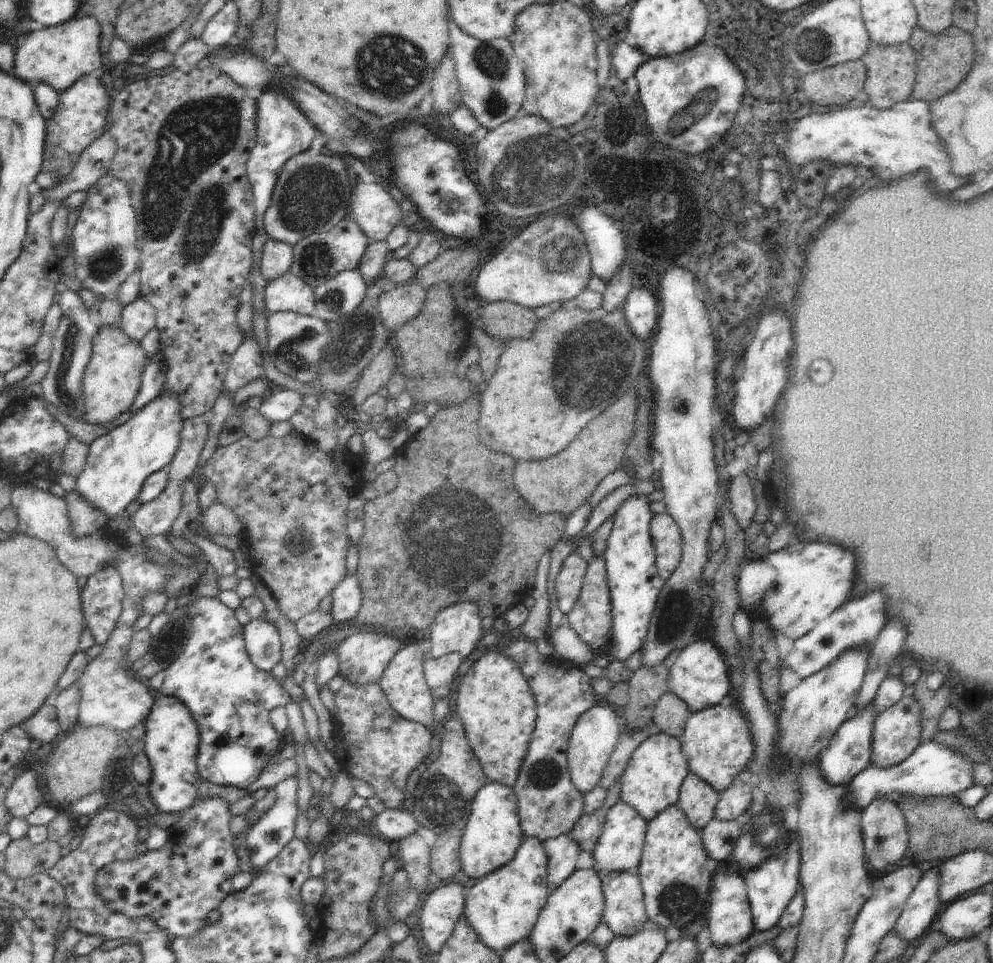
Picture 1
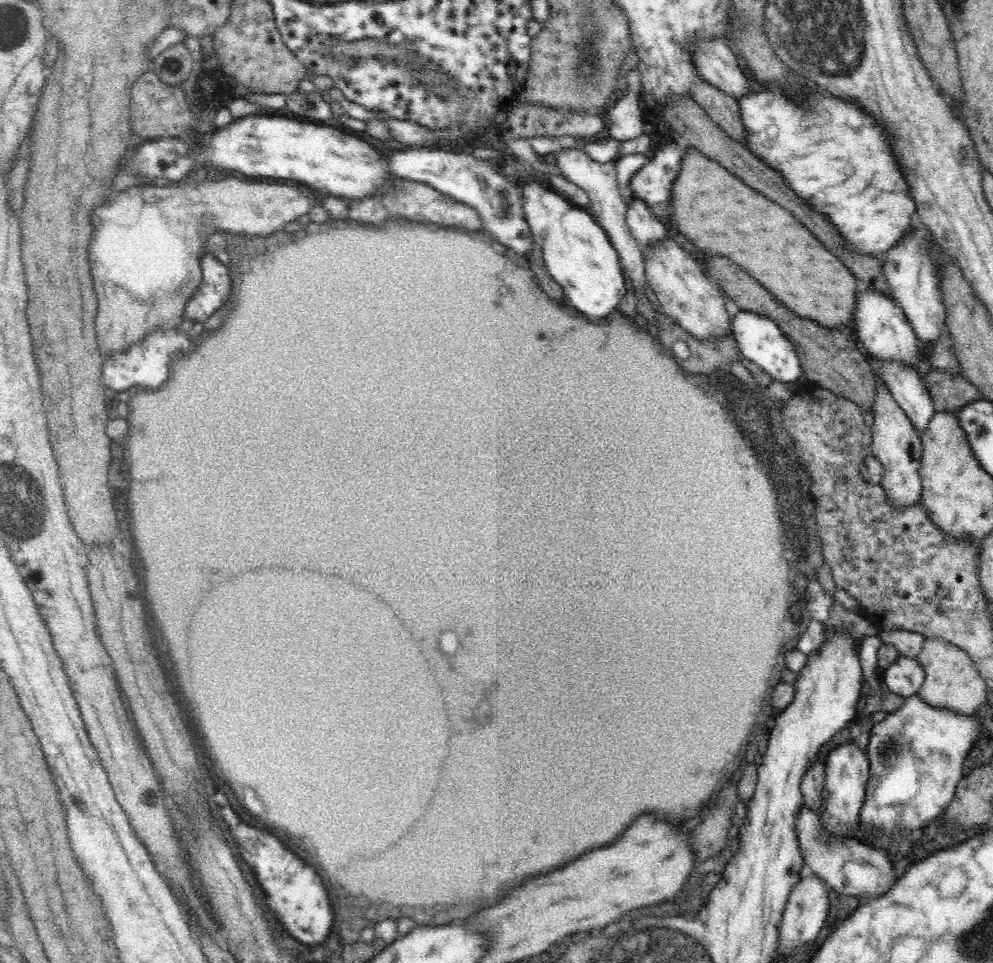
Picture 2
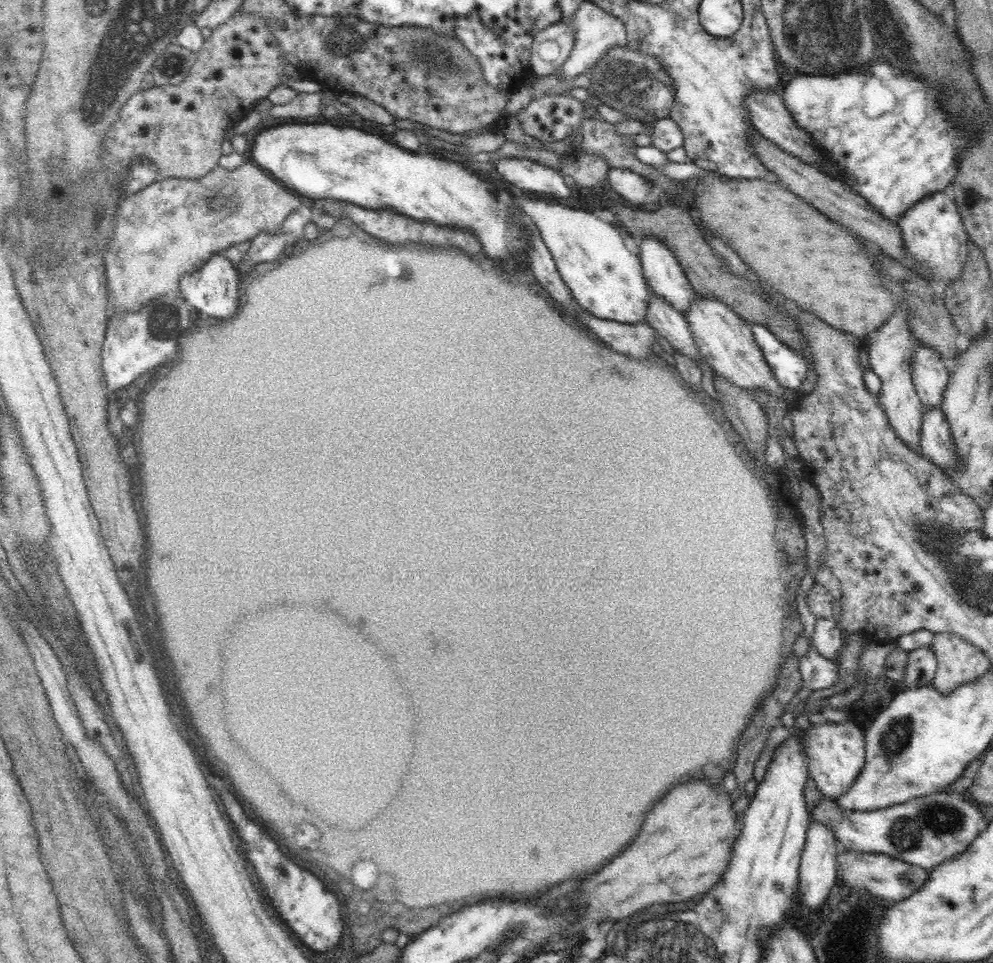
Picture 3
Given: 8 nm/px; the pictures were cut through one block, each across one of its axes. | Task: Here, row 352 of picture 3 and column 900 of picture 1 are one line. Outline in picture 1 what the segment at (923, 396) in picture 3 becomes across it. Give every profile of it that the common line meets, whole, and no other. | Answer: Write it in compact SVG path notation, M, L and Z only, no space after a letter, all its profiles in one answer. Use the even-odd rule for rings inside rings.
M939 867L924 872L920 882L908 897L893 931L908 942L917 940L924 930L933 924L932 920L940 906Z

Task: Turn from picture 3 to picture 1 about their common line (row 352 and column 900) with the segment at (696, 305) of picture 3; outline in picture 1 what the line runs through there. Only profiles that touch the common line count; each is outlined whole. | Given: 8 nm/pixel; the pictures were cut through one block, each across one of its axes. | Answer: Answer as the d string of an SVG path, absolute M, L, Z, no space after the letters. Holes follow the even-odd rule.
M913 696L901 698L897 703L894 703L875 718L870 765L879 769L887 769L906 760L920 746L921 730L920 705L915 702Z

